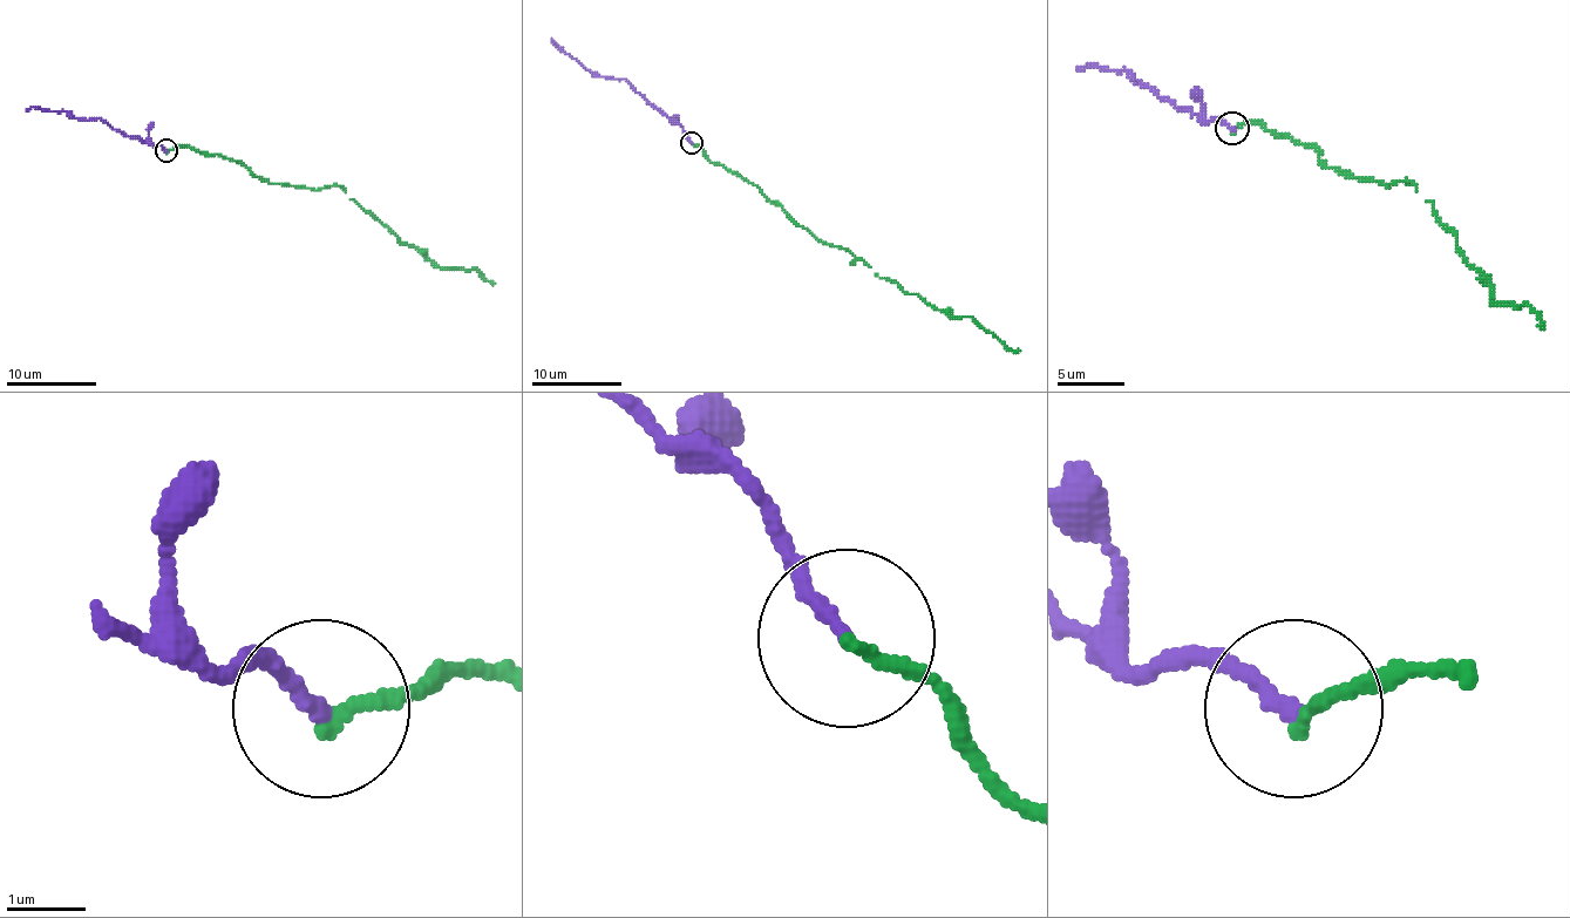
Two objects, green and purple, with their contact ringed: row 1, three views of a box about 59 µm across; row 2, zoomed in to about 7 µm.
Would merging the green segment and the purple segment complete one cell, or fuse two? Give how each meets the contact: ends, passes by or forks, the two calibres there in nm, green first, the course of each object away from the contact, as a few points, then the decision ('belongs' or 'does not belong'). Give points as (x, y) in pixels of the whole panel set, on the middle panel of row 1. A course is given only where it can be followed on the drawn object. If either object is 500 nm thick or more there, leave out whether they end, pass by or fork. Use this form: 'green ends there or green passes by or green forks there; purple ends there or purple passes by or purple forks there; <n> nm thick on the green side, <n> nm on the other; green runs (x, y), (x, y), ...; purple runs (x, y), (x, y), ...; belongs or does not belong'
green ends there; purple ends there; 170 nm thick on the green side, 200 nm on the other; green runs (692, 144), (879, 278), (957, 319), (972, 317), (1020, 351); purple runs (692, 142), (678, 124), (648, 103), (624, 79), (585, 69), (551, 38); belongs

